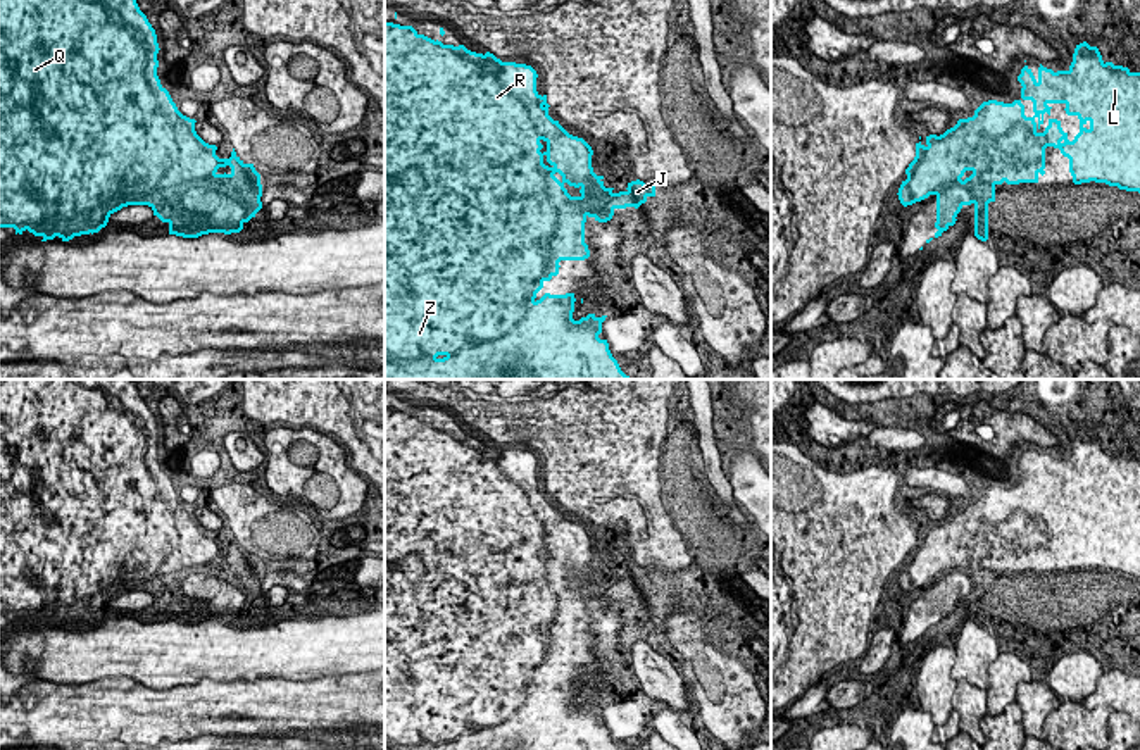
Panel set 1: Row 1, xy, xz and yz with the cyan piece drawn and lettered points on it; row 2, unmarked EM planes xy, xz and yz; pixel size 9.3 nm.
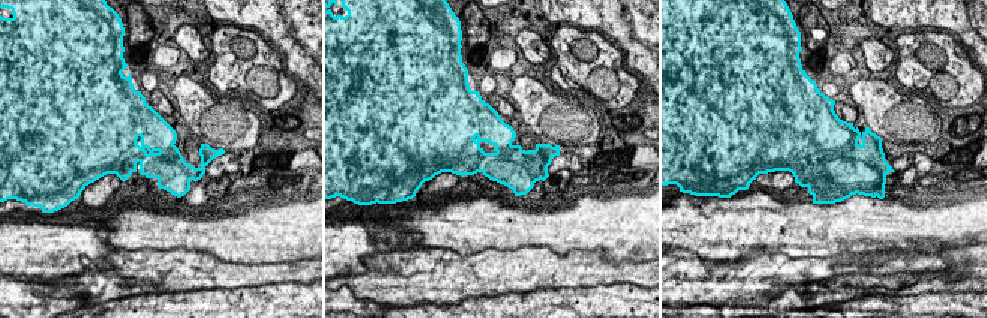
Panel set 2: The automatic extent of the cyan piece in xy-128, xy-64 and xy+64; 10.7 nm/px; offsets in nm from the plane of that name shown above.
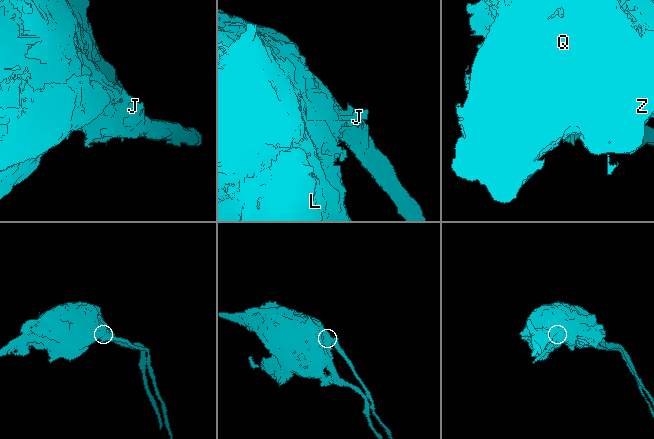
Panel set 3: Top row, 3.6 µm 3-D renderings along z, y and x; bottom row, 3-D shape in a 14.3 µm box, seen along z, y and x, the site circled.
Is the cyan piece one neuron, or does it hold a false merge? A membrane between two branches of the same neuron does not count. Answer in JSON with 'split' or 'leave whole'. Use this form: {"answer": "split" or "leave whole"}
{"answer": "split"}

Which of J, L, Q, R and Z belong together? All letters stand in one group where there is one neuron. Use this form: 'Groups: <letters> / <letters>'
Groups: J / L Q R Z

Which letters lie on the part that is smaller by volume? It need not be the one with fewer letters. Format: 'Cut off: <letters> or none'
Cut off: J

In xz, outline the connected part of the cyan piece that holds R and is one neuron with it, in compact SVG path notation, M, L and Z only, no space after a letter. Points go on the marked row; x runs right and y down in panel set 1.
M385 22L385 379L630 379L617 360L609 350L607 340L600 340L602 322L607 316L597 317L588 314L579 321L573 319L574 312L574 293L566 295L550 295L545 293L540 300L536 293L543 288L545 281L550 281L559 274L561 260L585 260L590 257L588 245L585 243L585 222L586 222L586 205L571 197L564 184L574 186L579 190L581 197L592 197L592 147L578 136L569 134L559 121L554 121L548 116L547 95L536 91L536 71L526 64L502 62L493 53L486 52L476 53L467 50L464 45L443 45L424 34L419 34L412 26L400 26L393 22Z

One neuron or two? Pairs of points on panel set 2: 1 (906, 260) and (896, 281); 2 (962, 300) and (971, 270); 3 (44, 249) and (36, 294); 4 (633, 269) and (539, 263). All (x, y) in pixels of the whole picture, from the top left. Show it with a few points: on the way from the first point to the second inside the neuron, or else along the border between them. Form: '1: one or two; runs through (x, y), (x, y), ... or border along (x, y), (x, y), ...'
1: two; border along (890, 273), (896, 275)
2: two; border along (929, 291), (971, 293)
3: two; border along (39, 281), (48, 282)
4: one; runs through (609, 270), (563, 270)

